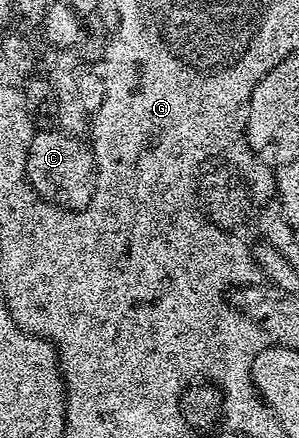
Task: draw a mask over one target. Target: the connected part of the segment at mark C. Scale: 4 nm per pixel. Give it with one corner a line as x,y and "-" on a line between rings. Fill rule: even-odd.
57,127
54,129
41,129
33,132
26,145
24,158
24,175
28,182
38,191
42,199
54,203
63,209
84,209
94,199
96,190
96,154
93,153
91,144
83,136
75,133
66,133

